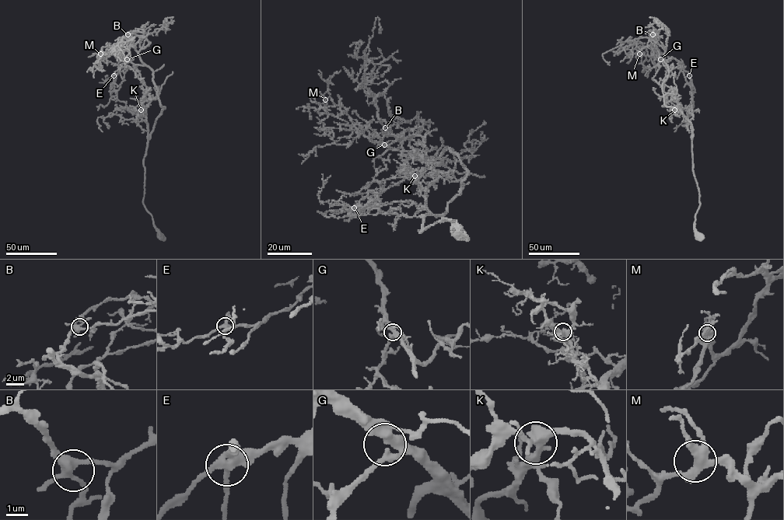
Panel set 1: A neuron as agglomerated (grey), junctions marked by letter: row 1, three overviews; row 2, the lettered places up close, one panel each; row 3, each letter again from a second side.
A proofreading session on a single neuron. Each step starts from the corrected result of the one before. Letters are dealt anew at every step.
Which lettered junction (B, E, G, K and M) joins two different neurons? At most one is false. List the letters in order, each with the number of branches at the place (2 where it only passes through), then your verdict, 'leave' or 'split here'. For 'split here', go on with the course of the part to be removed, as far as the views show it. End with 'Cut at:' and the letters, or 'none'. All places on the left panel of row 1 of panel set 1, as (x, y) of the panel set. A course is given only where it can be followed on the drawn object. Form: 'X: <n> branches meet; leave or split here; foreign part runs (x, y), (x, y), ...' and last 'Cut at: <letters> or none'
B: 4 branches meet; leave
E: 4 branches meet; leave
G: 4 branches meet; leave
K: 4 branches meet; leave
M: 4 branches meet; leave
Cut at: none

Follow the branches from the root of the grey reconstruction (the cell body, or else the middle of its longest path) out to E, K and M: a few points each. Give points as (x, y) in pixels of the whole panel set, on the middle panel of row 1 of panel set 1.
E: (458, 231), (442, 220), (420, 231), (426, 210), (410, 217), (362, 214), (384, 190), (355, 207)
K: (458, 231), (449, 220), (419, 230), (423, 222), (421, 215), (430, 213), (426, 193), (414, 176)
M: (458, 231), (419, 230), (459, 193), (455, 152), (392, 150), (325, 99)

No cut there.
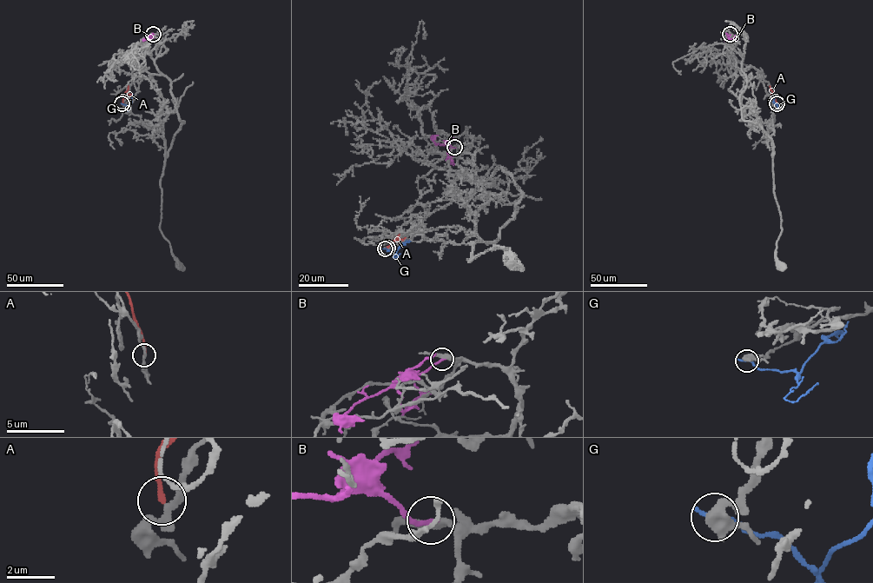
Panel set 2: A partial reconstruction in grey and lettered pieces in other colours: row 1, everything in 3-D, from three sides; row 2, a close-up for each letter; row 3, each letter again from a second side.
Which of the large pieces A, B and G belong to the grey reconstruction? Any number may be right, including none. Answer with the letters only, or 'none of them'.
none of them

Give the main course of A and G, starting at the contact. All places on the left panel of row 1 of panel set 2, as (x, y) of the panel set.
A: (122, 102), (128, 85)
G: (122, 103), (127, 106), (133, 95)

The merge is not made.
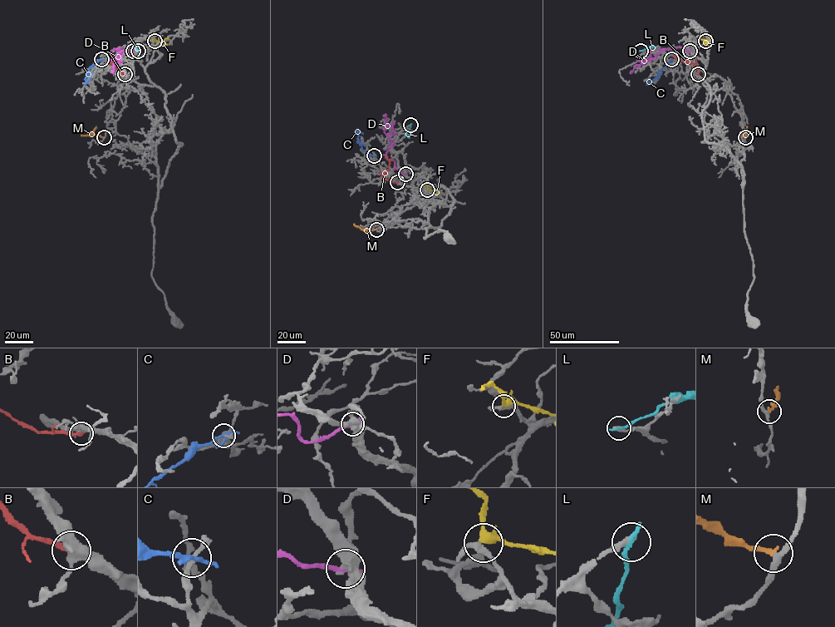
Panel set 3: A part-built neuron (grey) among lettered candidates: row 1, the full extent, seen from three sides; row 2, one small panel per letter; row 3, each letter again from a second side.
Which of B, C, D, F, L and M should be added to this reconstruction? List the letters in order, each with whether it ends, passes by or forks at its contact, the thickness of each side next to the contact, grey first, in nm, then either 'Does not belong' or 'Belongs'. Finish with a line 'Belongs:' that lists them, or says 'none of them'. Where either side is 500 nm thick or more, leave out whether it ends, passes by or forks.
B: It ends there. Thickness 420 nm (grey) against 320 nm. Does not belong
C: It forks there. Thickness 200 nm (grey) against 190 nm. Does not belong
D: It ends there. Thickness 440 nm (grey) against 320 nm. Does not belong
F: It forks there. Thickness 260 nm (grey) against 280 nm. Belongs
L: It ends there. Thickness 280 nm (grey) against 240 nm. Does not belong
M: It ends there. Thickness 260 nm (grey) against 240 nm. Belongs
Belongs: F, M

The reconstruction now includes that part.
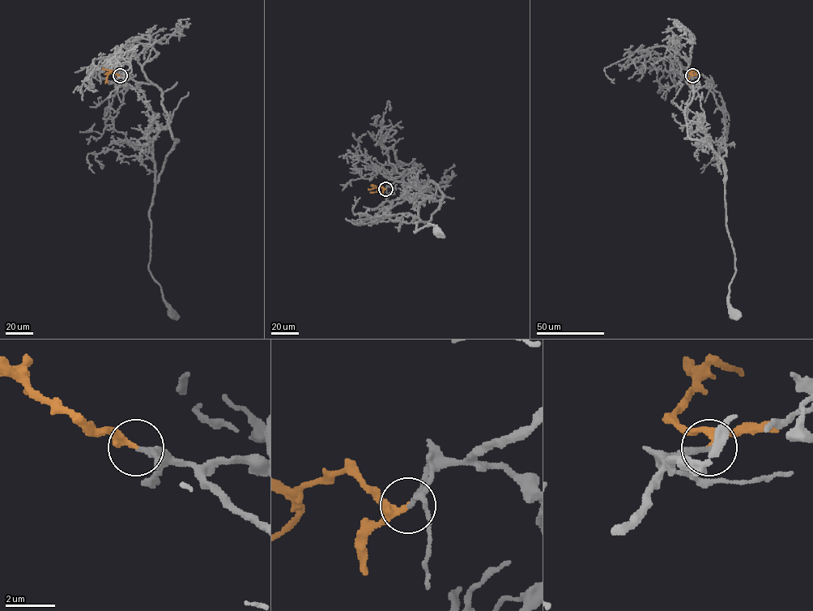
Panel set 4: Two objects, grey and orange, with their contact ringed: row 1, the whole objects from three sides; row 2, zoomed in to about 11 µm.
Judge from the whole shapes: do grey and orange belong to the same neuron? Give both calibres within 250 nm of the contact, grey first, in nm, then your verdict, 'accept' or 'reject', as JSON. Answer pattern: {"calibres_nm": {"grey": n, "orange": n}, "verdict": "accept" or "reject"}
{"calibres_nm": {"grey": 200, "orange": 280}, "verdict": "accept"}

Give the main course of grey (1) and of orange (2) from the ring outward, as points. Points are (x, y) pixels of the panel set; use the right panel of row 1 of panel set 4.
1: (692, 75), (685, 78), (693, 87), (688, 136), (707, 143), (725, 172), (735, 314)
2: (692, 75), (691, 71), (689, 83)

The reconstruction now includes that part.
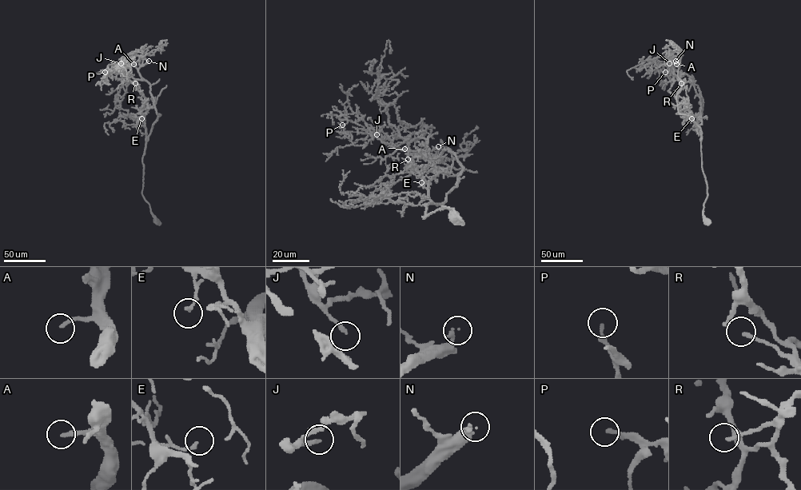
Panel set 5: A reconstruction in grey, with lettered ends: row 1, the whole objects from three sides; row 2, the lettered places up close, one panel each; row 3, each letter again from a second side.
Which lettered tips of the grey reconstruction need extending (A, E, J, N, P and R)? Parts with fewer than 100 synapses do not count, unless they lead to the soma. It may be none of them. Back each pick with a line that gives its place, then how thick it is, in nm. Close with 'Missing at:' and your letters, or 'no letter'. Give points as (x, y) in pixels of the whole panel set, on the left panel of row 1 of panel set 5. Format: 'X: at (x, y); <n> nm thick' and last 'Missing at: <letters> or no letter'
N: at (149, 61); 110 nm thick
Missing at: N

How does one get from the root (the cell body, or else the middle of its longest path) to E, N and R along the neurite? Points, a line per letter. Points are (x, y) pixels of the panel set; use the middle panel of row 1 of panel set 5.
E: (455, 217), (448, 208), (423, 217), (424, 204), (432, 202), (429, 185), (424, 179), (421, 182)
N: (455, 217), (448, 208), (423, 217), (463, 169), (448, 149), (441, 161), (415, 153), (438, 146)
R: (455, 217), (442, 208), (424, 217), (429, 200), (416, 205), (376, 203), (411, 173), (412, 158), (408, 159)

